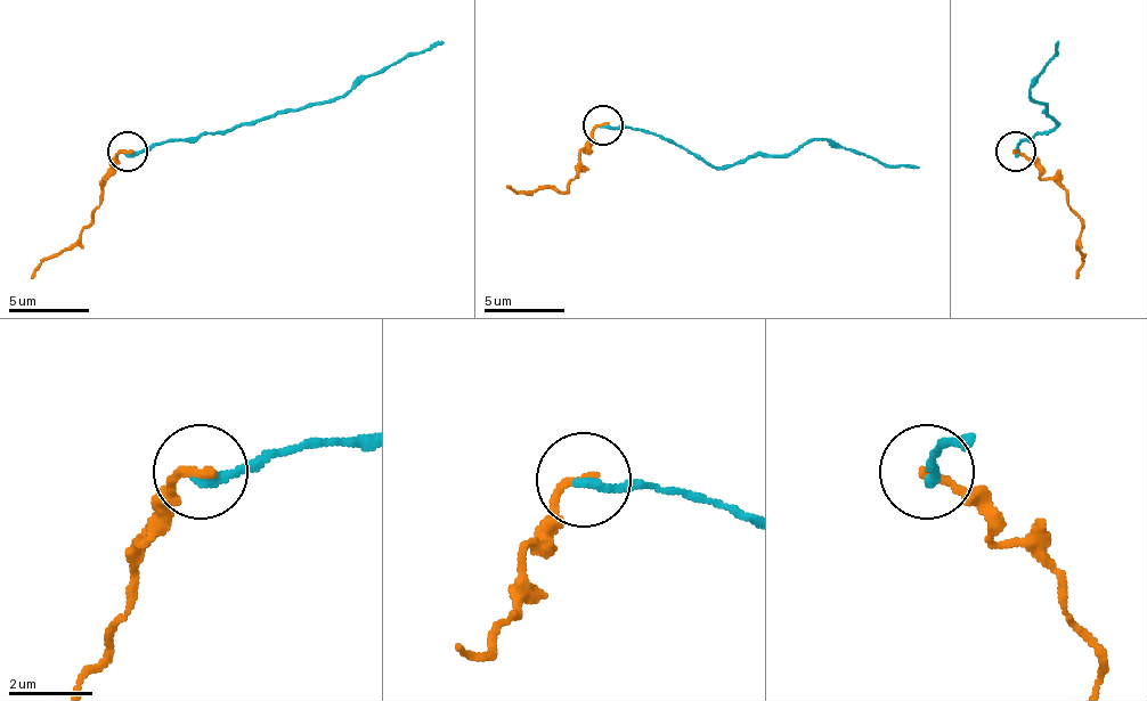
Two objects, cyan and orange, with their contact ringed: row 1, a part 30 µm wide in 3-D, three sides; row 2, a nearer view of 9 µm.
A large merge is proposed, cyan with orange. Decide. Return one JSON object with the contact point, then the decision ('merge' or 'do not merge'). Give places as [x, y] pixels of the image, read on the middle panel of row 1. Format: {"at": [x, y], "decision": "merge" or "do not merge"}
{"at": [603, 124], "decision": "do not merge"}

